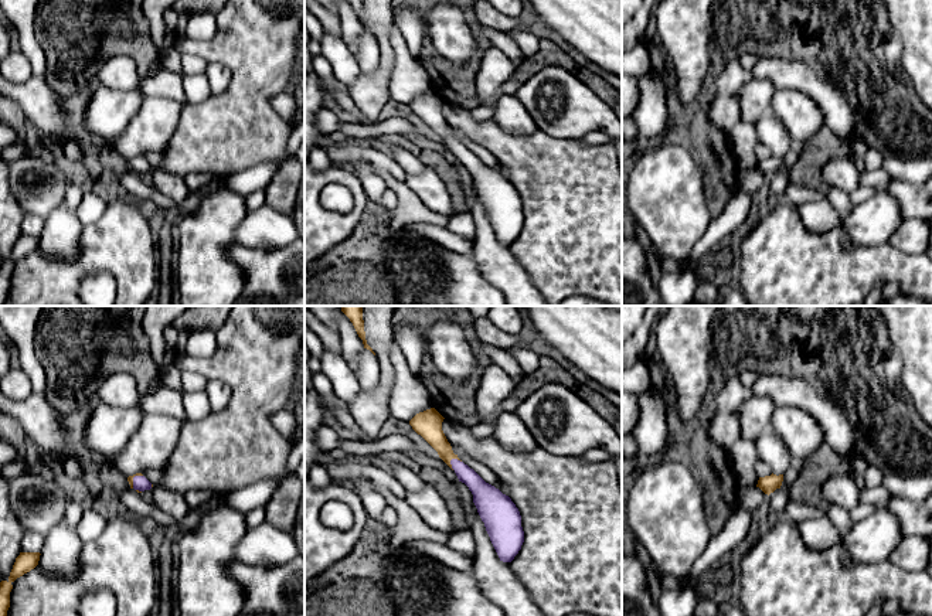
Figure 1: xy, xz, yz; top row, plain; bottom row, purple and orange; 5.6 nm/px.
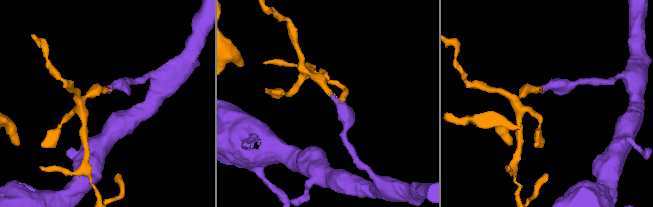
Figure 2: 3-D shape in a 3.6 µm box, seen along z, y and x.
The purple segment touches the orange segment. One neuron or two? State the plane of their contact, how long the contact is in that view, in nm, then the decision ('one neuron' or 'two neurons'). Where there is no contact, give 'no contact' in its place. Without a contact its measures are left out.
xz | 80 nm | one neuron

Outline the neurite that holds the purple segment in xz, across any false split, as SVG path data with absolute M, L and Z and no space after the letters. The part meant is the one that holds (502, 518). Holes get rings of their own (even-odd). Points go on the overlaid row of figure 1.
M431 408L416 413L409 425L438 452L439 457L456 473L459 481L469 487L500 561L511 562L524 542L520 511L508 496L486 483L453 453L442 430L443 419L435 408Z

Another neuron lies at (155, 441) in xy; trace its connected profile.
M144 413L126 447L108 459L108 466L126 477L147 469L161 470L177 446L183 425L183 419L170 415Z

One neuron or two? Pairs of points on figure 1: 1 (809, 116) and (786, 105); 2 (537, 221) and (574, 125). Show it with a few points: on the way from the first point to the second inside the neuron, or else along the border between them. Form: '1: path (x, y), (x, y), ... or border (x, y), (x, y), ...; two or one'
1: path (803, 116), (792, 108); one
2: border (538, 128), (551, 136), (574, 139); two

